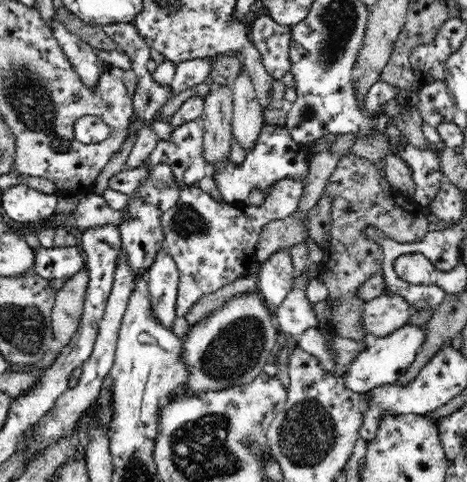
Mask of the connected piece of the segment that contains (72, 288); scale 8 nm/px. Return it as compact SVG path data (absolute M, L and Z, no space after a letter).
M85 267L70 276L64 286L56 292L55 306L51 313L51 326L54 337L64 347L80 327L88 285L89 274Z

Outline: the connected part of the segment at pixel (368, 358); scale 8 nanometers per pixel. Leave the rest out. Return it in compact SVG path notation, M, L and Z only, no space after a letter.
M405 325L388 336L378 337L360 352L344 376L344 386L357 393L366 393L374 387L392 384L404 376L414 362L418 348L425 342L424 330L418 326Z

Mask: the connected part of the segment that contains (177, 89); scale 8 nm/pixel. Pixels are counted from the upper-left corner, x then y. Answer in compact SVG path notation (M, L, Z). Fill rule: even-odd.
M212 57L197 58L176 63L176 74L170 84L172 94L179 94L188 88L198 86L202 82L209 81L210 70L212 70Z

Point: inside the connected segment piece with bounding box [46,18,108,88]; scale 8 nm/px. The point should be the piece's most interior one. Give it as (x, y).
(88, 66)

